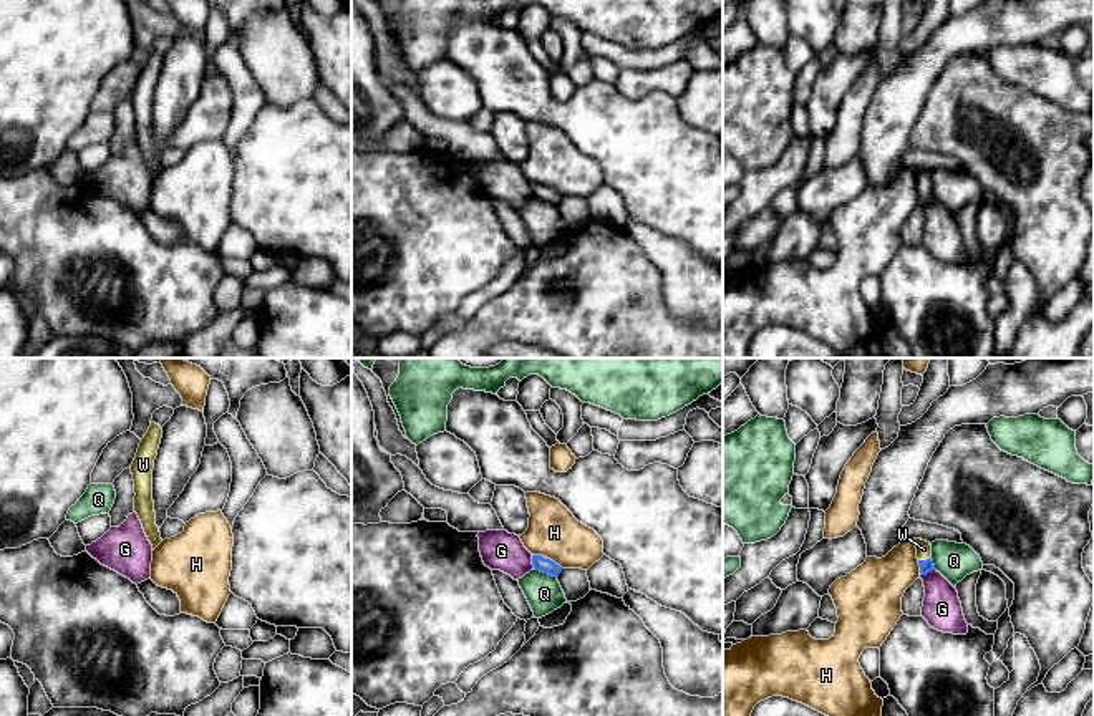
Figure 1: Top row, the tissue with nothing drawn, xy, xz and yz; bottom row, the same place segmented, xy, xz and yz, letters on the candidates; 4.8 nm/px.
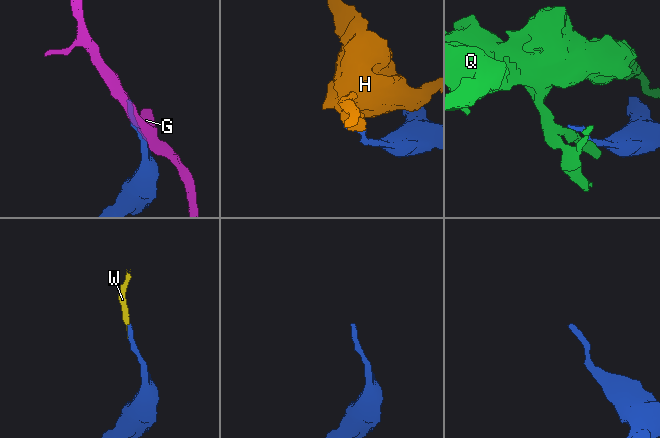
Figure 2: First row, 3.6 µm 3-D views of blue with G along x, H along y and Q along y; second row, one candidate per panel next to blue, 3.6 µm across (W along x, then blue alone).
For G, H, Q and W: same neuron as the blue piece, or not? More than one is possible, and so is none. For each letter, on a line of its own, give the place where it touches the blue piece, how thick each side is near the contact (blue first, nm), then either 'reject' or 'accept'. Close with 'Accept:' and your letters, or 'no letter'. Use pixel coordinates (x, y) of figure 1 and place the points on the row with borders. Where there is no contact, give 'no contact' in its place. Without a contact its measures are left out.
G: meets blue in yz at (927, 572); 70 nm thick on the blue side, 190 nm on the other; reject
H: meets blue in xz at (554, 562); 70 nm thick on the blue side, 240 nm on the other; reject
Q: meets blue in xz at (546, 572); 70 nm thick on the blue side, 180 nm on the other; reject
W: meets blue in yz at (924, 561); 70 nm thick on the blue side, 80 nm on the other; accept
Accept: W

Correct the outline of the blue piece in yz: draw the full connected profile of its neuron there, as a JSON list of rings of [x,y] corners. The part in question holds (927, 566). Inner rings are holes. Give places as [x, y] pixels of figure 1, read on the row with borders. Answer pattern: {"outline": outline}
{"outline": [[[913,539],[917,547],[917,559],[920,565],[920,573],[927,575],[928,572],[935,570],[933,560],[932,560],[932,545],[927,540]]]}

